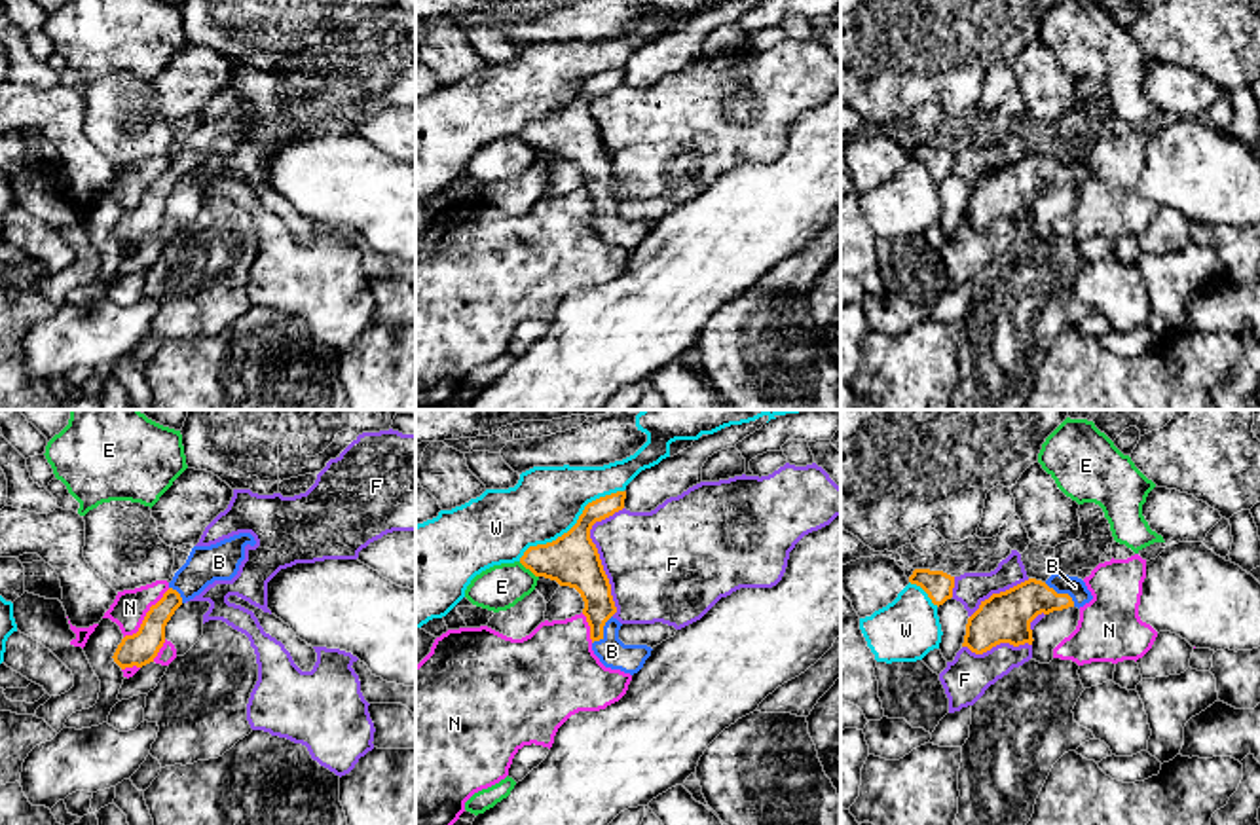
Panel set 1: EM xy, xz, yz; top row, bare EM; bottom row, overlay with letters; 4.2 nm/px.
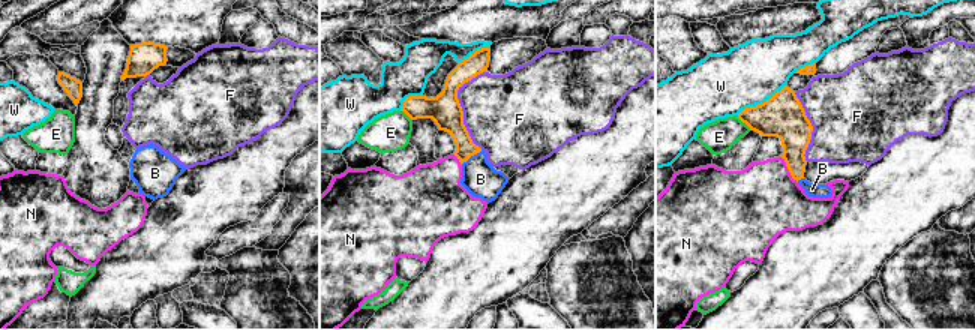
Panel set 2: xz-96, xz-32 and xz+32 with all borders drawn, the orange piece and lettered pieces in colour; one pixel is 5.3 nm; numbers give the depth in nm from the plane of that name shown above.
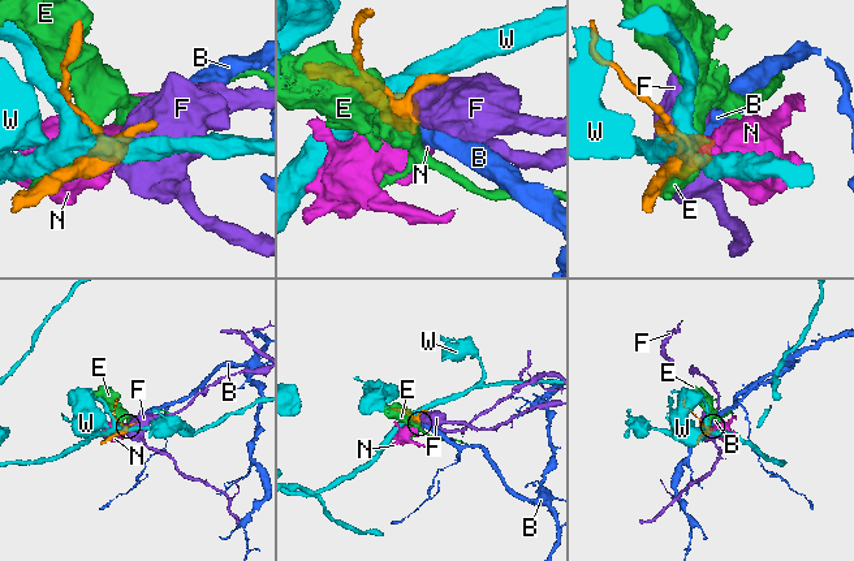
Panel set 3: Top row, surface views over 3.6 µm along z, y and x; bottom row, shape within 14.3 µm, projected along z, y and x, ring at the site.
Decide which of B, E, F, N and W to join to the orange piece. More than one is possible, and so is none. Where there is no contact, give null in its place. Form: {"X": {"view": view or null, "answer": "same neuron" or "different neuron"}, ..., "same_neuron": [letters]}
{"B": {"view": "yz", "answer": "same neuron"}, "E": {"view": "xz", "answer": "different neuron"}, "F": {"view": "xz", "answer": "different neuron"}, "N": {"view": "xy", "answer": "different neuron"}, "W": {"view": "xz", "answer": "different neuron"}, "same_neuron": ["B"]}

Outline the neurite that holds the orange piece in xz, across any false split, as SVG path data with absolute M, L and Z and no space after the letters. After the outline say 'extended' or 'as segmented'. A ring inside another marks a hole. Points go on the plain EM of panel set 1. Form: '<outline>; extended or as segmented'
M617 66L588 78L577 99L567 108L552 118L529 121L520 133L520 138L535 152L545 152L556 156L560 161L575 163L584 176L583 190L586 192L586 197L590 201L594 229L605 243L634 250L643 243L653 224L647 220L624 220L619 214L619 205L622 199L613 192L617 188L617 182L611 171L611 159L603 146L598 123L590 114L592 101L622 85L624 74L626 66Z; extended

